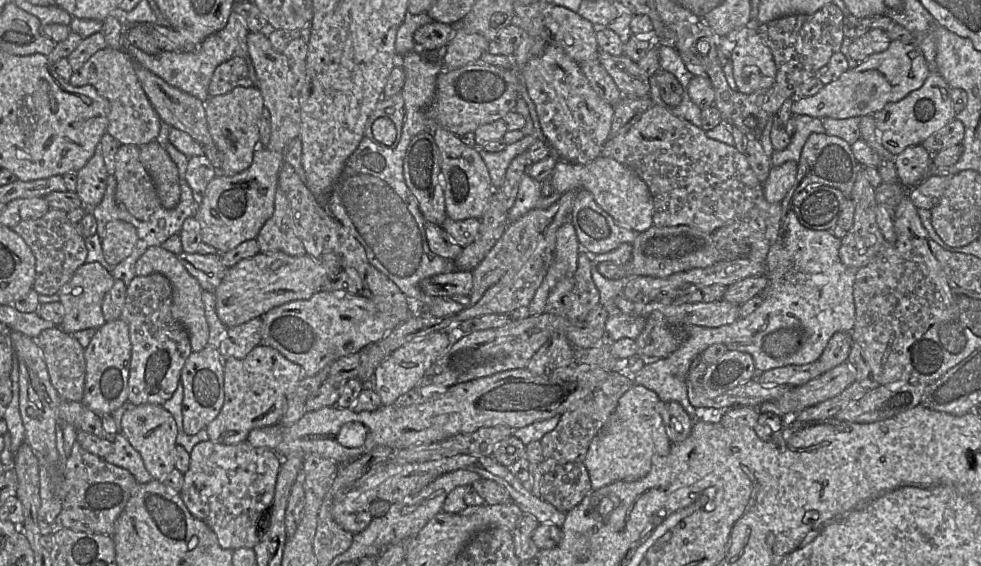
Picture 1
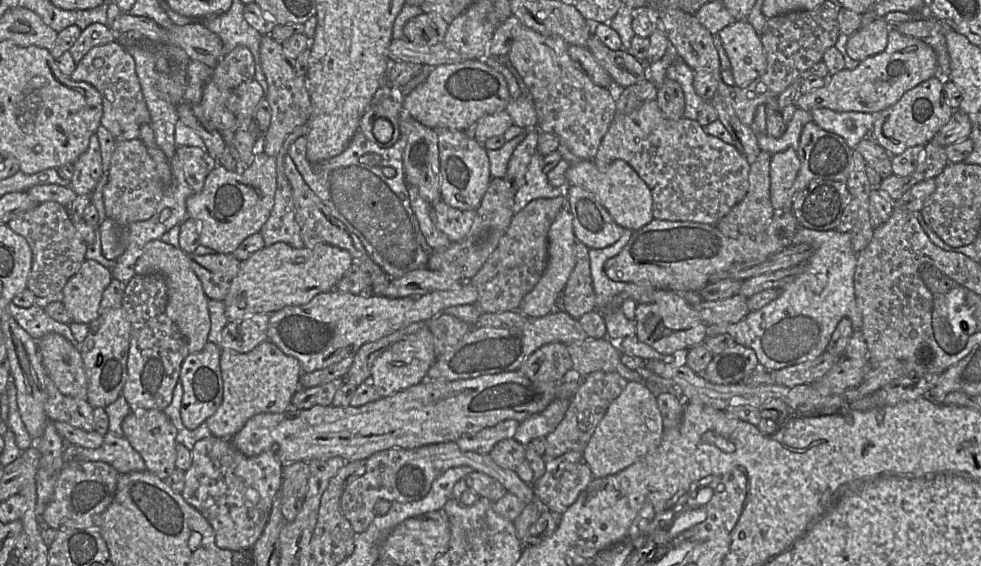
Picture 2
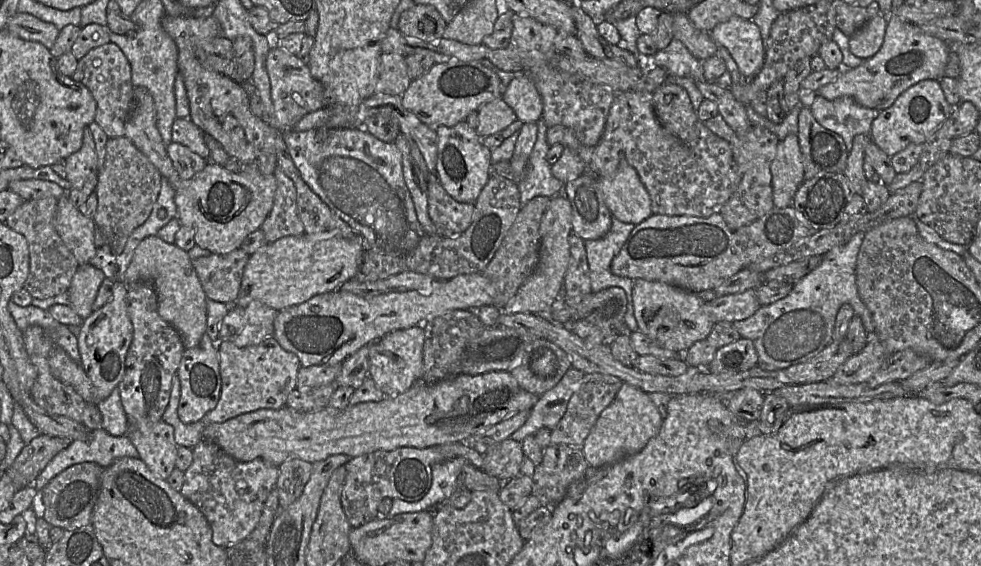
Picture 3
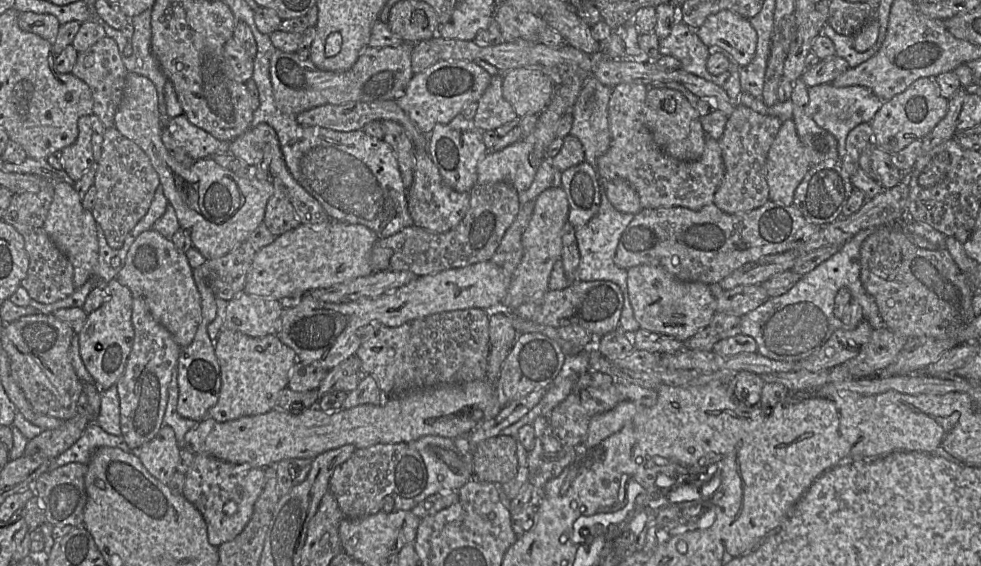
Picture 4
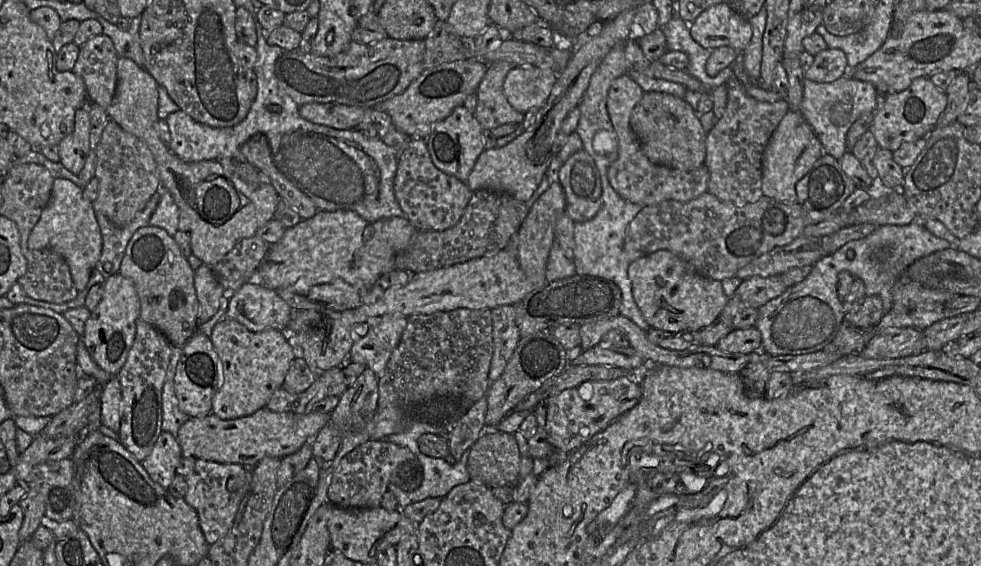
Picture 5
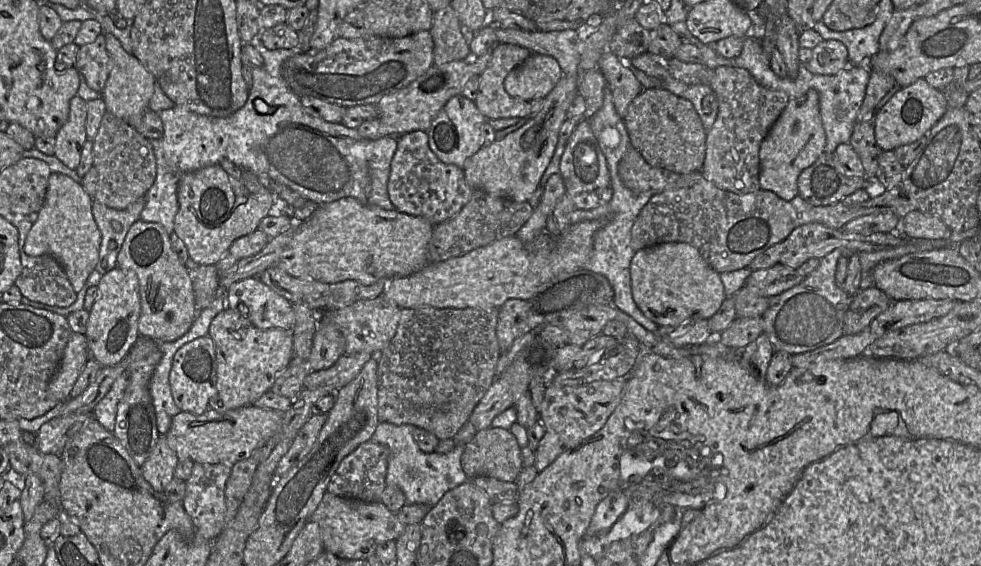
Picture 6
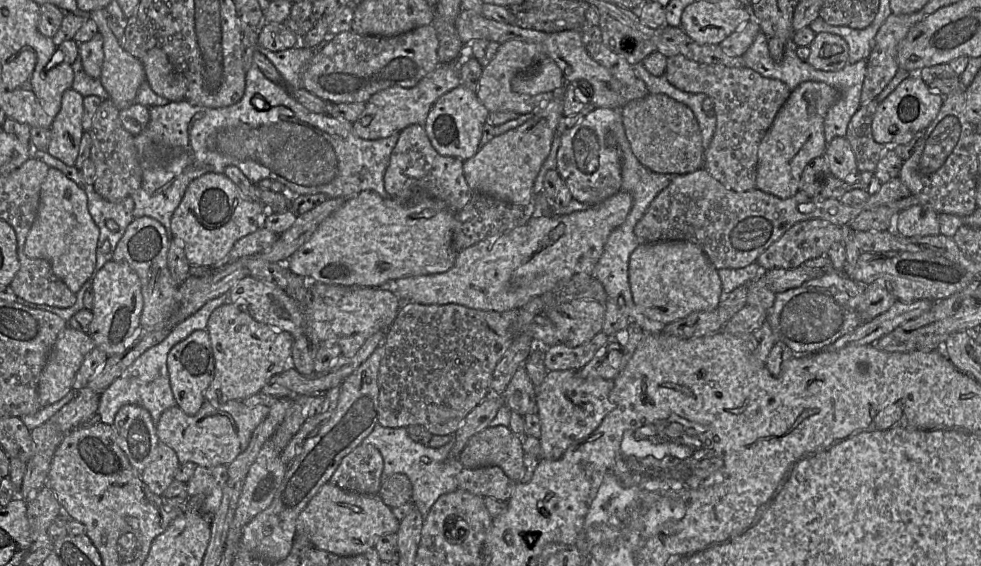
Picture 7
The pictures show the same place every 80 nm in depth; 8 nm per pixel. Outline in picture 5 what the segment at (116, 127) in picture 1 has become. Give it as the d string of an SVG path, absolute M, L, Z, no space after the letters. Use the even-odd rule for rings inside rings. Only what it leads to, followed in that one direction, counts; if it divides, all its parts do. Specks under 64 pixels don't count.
M94 36L79 46L79 54L71 71L85 83L89 103L107 109L117 84L118 54L111 38Z

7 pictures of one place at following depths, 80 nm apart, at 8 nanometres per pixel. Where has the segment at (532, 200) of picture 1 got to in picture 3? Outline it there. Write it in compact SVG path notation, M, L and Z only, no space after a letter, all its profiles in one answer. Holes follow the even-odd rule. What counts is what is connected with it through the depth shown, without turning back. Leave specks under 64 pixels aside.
M541 118L538 122L537 141L528 161L526 175L517 182L520 191L521 206L536 196L552 198L557 195L566 196L565 184L552 174L546 155L549 145L546 140L548 127Z

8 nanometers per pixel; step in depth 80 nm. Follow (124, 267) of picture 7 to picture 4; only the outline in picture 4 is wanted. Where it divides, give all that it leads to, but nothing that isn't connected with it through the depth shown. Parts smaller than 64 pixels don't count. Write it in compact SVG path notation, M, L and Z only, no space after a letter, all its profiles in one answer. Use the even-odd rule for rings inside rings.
M114 278L108 282L108 297L98 309L88 314L78 333L81 358L100 393L117 384L125 370L134 342L132 312L133 294L118 278Z

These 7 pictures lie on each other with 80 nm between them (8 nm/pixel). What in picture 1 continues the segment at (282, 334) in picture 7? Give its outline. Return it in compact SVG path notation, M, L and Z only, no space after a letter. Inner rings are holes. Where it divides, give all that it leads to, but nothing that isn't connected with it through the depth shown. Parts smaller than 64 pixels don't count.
M264 344L256 346L245 358L224 359L224 403L218 416L206 427L209 440L225 445L238 444L247 440L251 430L279 423L288 399L302 378L301 366L288 360L275 348Z

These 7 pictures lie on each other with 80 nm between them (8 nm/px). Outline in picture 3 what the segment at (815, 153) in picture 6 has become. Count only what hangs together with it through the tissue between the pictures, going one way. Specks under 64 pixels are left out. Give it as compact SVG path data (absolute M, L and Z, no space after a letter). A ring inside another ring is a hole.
M790 134L779 141L770 171L774 206L791 206L796 191L805 181L798 134Z

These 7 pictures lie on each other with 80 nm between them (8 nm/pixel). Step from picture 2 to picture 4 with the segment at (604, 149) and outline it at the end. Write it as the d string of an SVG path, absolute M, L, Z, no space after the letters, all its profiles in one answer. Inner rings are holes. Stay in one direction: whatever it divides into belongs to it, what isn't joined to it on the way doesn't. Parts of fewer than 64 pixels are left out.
M621 83L612 88L608 103L611 141L609 149L597 159L601 177L607 181L625 180L638 193L641 206L646 208L684 207L698 211L704 206L714 203L714 196L725 174L725 165L719 141L708 136L705 138L705 148L696 161L681 161L663 152L653 139L643 117L643 108L648 86L637 83Z

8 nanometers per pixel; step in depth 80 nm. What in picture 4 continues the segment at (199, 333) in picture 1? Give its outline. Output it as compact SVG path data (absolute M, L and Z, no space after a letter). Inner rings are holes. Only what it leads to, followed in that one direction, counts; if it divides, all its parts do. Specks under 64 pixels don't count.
M154 229L141 233L131 245L117 278L130 289L133 297L141 297L145 301L152 317L172 334L181 348L192 343L202 320L201 297L186 253L180 251L171 239L165 238Z

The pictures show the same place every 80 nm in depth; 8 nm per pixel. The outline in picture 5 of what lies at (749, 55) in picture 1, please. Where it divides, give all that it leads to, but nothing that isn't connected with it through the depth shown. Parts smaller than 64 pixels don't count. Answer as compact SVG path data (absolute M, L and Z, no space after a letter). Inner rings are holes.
M725 3L710 6L689 26L693 39L704 48L730 46L738 54L744 52L753 35L749 19Z

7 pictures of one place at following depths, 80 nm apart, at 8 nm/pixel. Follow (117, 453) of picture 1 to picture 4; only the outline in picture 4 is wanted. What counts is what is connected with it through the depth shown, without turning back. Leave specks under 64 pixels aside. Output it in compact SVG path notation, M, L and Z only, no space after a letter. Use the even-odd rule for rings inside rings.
M90 422L80 438L73 445L55 459L51 460L48 470L72 462L87 465L95 451L101 447L117 447L127 453L133 452L123 439L122 435L111 435L103 430L98 423Z

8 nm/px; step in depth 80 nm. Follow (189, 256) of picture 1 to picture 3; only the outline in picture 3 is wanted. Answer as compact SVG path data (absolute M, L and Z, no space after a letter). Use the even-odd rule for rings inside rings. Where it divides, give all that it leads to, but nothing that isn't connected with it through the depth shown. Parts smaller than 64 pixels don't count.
M241 248L227 254L210 254L193 260L208 299L232 305L238 297L244 268L251 255Z

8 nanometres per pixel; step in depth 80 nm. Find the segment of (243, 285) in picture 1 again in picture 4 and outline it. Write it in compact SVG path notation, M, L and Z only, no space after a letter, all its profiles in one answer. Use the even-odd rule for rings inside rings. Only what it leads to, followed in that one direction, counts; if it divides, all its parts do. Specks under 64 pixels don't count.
M335 219L314 225L301 223L297 228L281 234L271 244L257 251L246 278L244 292L279 300L285 307L285 303L292 303L312 290L369 276L372 274L369 255L377 241L377 234L361 224L348 224Z

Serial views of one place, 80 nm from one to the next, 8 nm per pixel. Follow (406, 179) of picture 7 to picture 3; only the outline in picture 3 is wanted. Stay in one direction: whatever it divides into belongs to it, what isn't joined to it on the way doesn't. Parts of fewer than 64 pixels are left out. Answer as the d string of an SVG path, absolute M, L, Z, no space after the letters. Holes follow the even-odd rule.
M437 173L425 176L428 196L428 213L437 234L457 237L467 230L472 222L474 205L454 200L442 187Z

